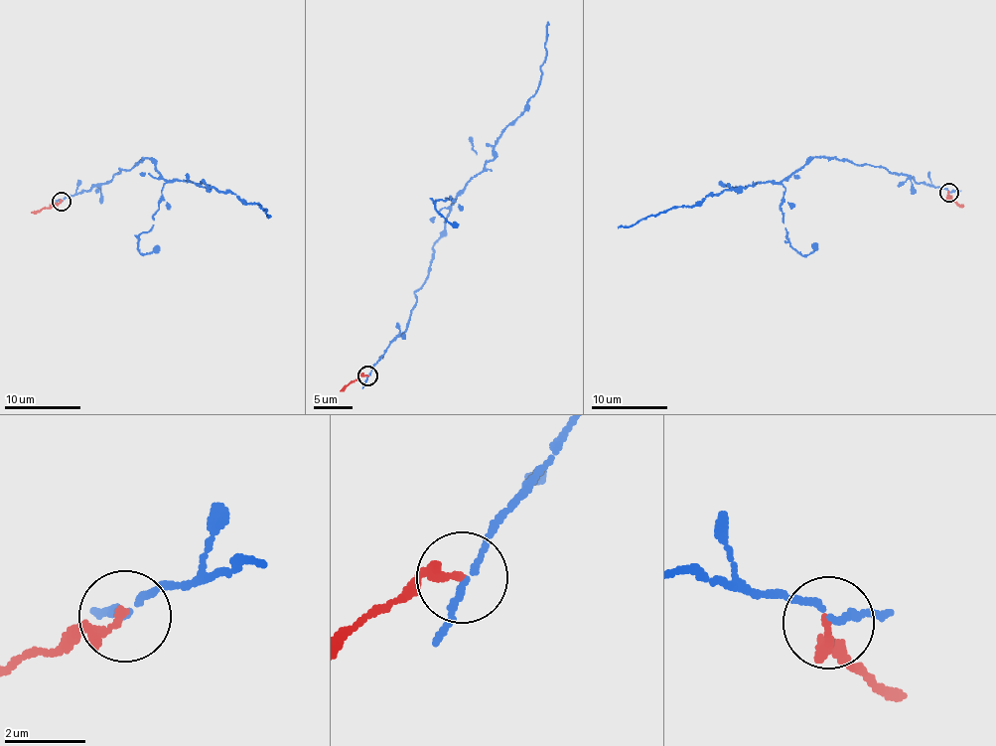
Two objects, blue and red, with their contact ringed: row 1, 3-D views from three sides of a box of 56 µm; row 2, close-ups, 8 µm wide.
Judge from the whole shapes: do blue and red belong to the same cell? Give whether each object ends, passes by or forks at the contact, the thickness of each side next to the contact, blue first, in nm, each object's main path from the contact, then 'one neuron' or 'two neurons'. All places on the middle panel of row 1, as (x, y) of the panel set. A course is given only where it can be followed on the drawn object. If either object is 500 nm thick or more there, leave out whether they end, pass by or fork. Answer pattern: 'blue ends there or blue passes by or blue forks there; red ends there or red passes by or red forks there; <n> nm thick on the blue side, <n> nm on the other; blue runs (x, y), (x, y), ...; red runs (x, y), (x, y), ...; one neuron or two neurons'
blue passes by; red ends there; 140 nm thick on the blue side, 220 nm on the other; blue runs (367, 376), (406, 329), (455, 199), (495, 157), (495, 140), (537, 89), (548, 22); red runs (367, 374), (357, 376), (340, 390); two neurons

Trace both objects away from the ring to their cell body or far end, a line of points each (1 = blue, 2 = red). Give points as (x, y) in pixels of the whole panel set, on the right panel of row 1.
1: (950, 193), (876, 166), (815, 156), (779, 182), (708, 194), (694, 205), (619, 227)
2: (948, 193), (962, 207)

